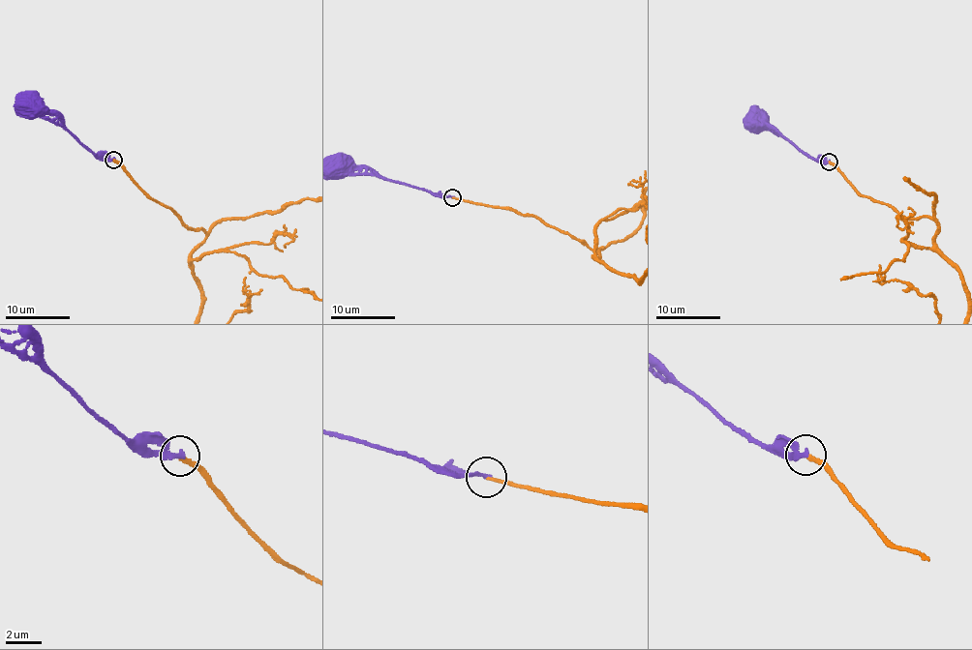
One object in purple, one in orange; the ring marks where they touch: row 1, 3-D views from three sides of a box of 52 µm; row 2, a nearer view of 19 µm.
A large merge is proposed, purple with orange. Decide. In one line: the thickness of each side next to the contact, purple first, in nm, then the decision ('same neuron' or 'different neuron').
240/200 nm | different neuron

